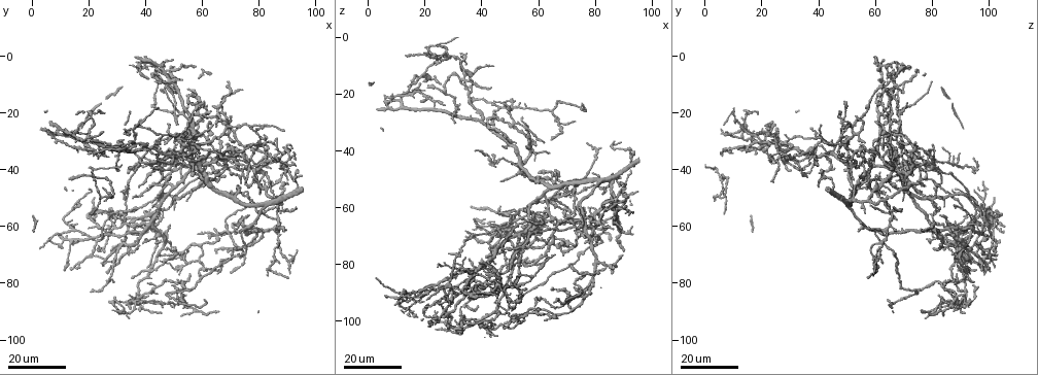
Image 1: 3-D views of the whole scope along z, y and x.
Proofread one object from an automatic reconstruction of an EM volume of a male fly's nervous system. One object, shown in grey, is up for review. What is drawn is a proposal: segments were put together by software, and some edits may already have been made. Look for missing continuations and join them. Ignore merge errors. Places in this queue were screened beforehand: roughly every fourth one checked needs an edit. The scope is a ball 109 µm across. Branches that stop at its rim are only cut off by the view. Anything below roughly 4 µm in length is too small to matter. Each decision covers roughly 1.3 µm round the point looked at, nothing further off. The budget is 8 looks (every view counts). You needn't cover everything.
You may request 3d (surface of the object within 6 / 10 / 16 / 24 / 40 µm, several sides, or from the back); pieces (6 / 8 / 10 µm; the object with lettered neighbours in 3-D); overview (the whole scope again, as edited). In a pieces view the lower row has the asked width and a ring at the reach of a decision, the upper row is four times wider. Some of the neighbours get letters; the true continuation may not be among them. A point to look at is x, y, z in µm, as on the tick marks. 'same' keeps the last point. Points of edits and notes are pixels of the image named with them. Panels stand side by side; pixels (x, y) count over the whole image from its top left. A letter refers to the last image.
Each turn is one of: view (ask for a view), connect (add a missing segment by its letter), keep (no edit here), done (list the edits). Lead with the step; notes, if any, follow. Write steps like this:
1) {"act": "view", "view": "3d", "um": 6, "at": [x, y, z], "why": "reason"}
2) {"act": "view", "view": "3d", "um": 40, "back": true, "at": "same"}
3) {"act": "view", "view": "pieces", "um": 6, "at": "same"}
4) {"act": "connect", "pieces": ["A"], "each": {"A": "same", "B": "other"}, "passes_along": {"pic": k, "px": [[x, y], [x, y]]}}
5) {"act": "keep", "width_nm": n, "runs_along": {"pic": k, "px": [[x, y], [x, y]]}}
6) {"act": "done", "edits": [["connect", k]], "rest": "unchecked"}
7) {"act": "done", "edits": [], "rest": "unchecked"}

{"act": "view", "view": "3d", "um": 24, "at": [35, 78, 92], "why": "free end"}

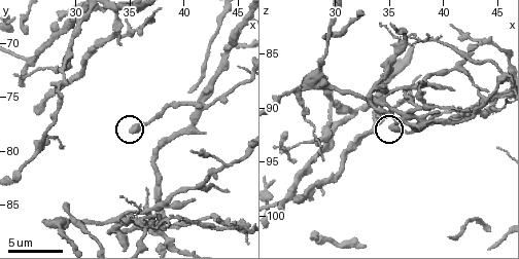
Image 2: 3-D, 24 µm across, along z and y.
{"act": "view", "view": "3d", "um": 10, "at": [35.4, 78.0, 91.6]}

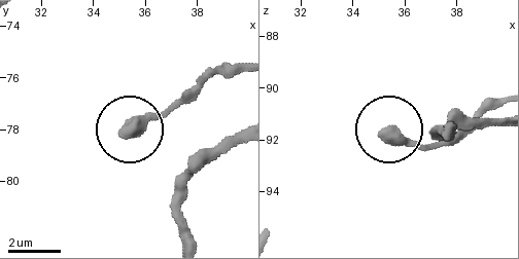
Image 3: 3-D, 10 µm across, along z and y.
{"act": "view", "view": "pieces", "um": 10, "at": [35.2, 78.1, 91.7], "why": "see the neighbours"}

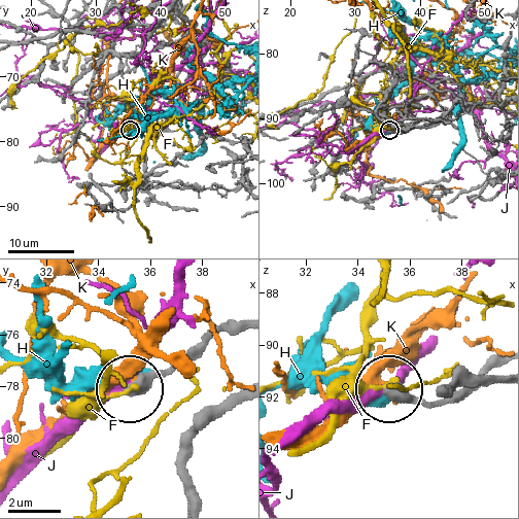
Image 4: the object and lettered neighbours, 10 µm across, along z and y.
{"act": "keep", "each": {"F": "other", "H": "other", "J": "other", "K": "other"}, "runs_along": {"pic": 4, "px": [[242, 321], [222, 324], [132, 386]]}, "found": "none of them fits"}

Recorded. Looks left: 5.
{"act": "view", "view": "pieces", "um": 10, "at": [25.2, 68.8, 92.4], "why": "thick end"}

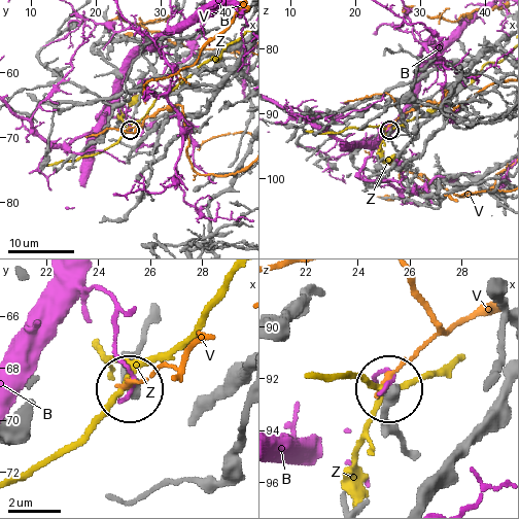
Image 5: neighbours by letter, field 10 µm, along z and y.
{"act": "keep", "each": {"B": "other", "V": "other", "Z": "other"}, "found": "none of them fits"}

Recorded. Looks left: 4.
{"act": "view", "view": "3d", "um": 24, "at": [23, 67, 96], "why": "tapers out"}

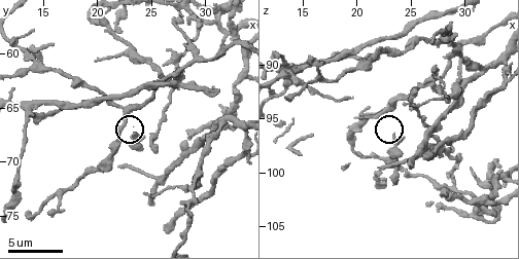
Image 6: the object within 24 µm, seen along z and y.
{"act": "view", "view": "pieces", "um": 10, "at": [23.6, 67.4, 96.6]}

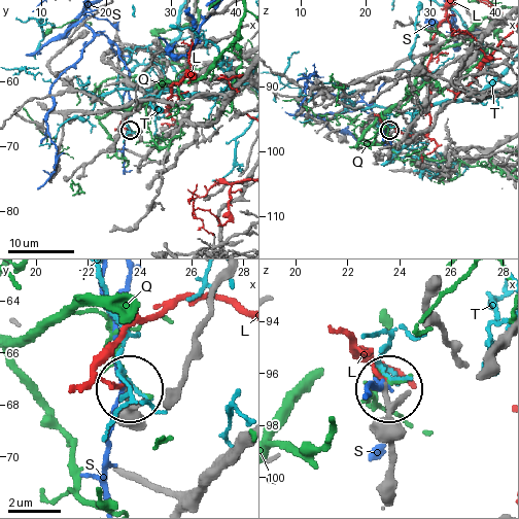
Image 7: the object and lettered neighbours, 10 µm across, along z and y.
{"act": "keep", "each": {"L": "other", "Q": "other", "S": "other", "T": "other"}, "found": "no lettered segment goes on from it"}

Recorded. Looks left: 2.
{"act": "view", "view": "pieces", "um": 10, "at": [41.0, 84.8, 88.4], "why": "tapers out"}

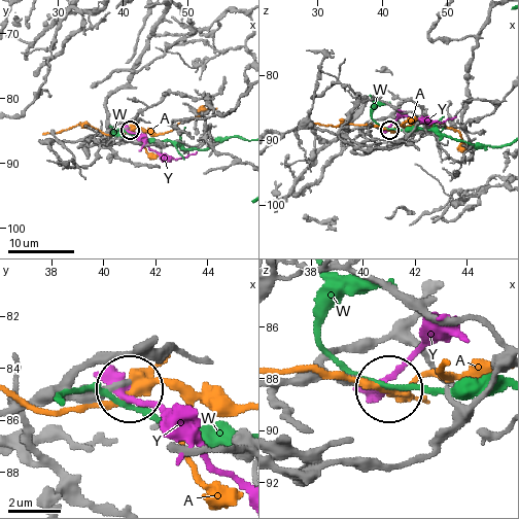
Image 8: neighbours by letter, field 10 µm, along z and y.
{"act": "keep", "each": {"A": "other", "W": "other", "Y": "other"}, "found": "none of them fits"}

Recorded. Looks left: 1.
{"act": "done", "edits": [], "rest": "unchecked"}

